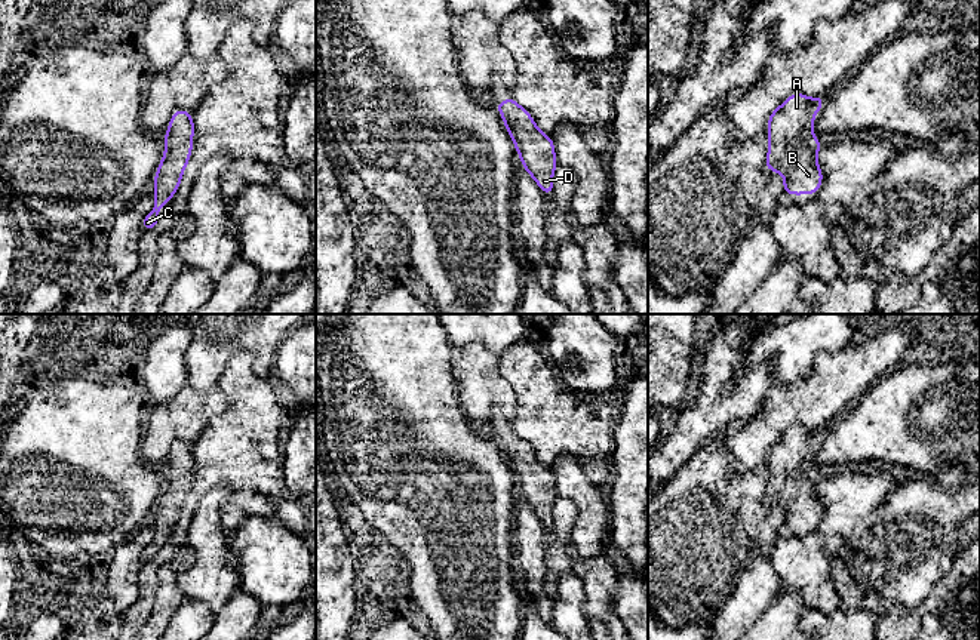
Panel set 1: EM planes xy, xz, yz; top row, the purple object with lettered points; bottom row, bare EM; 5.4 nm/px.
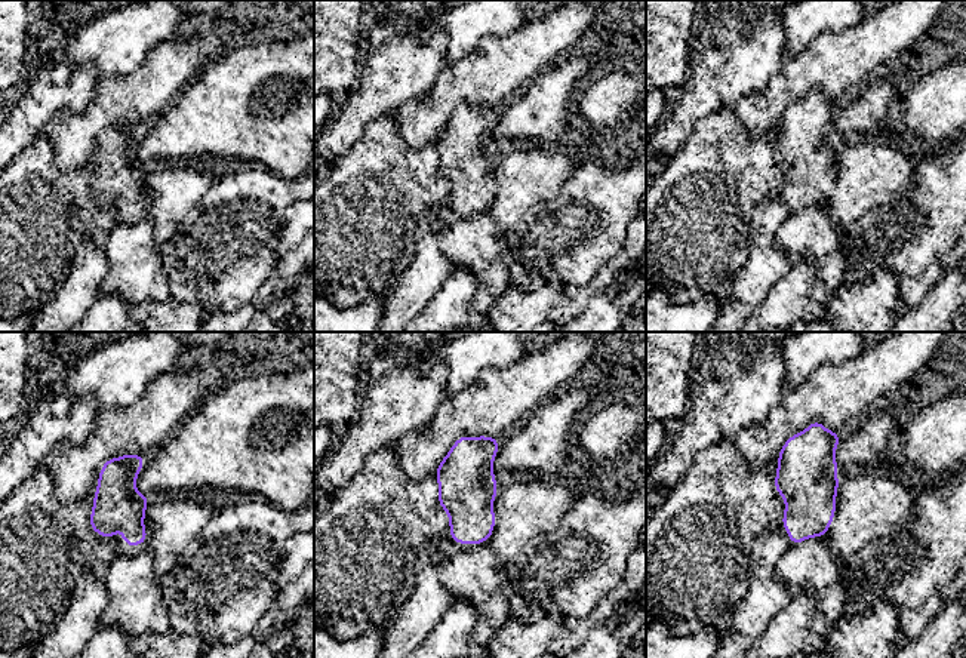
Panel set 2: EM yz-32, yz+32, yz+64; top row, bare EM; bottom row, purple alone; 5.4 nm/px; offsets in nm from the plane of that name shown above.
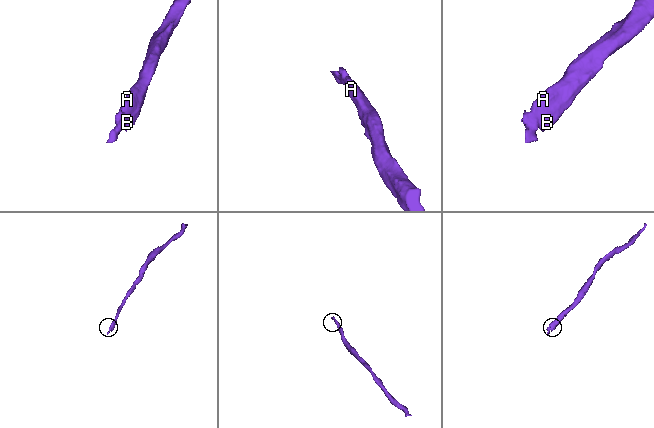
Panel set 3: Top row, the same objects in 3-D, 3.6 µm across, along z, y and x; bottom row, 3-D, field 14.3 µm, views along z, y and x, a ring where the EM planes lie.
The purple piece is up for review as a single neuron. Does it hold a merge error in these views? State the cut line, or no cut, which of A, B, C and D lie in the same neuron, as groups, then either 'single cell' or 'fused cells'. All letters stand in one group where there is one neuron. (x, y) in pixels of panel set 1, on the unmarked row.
cut none; groups A B C D; single cell

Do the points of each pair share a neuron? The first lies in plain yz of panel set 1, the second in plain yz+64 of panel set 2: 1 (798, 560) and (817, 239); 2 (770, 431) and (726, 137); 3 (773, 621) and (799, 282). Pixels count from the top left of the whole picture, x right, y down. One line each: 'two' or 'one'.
1: one
2: two
3: one

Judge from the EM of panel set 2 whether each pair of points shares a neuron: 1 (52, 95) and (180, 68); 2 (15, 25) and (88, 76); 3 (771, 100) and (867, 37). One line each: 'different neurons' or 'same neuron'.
1: different neurons
2: different neurons
3: same neuron

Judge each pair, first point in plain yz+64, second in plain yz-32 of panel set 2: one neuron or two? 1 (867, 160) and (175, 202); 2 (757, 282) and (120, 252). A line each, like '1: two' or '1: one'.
1: one
2: two

